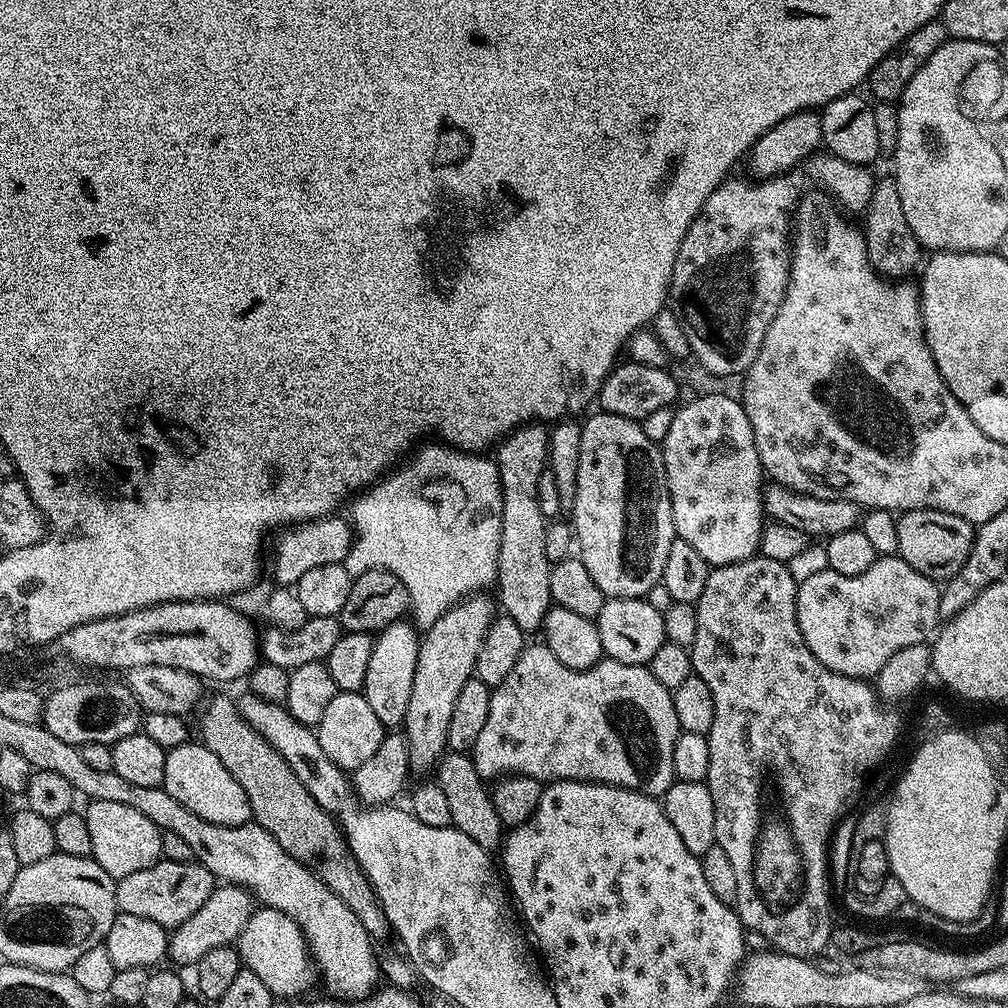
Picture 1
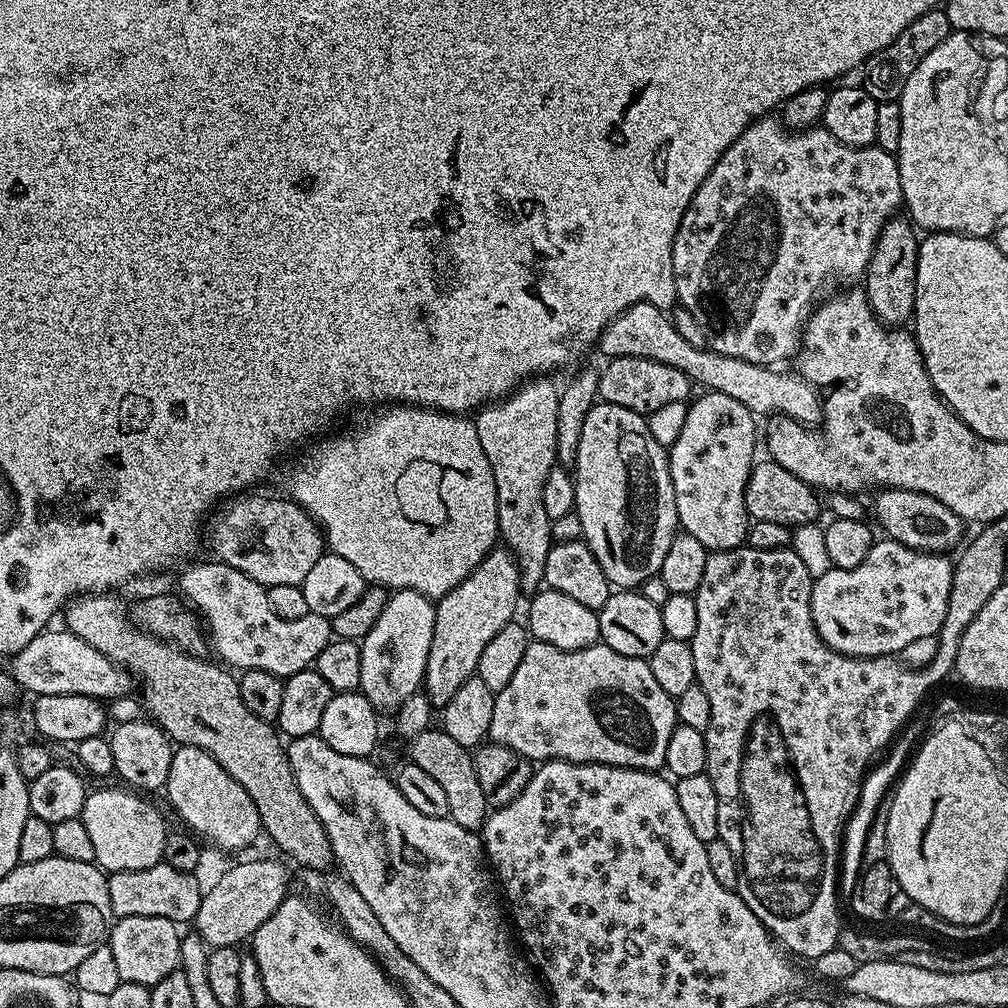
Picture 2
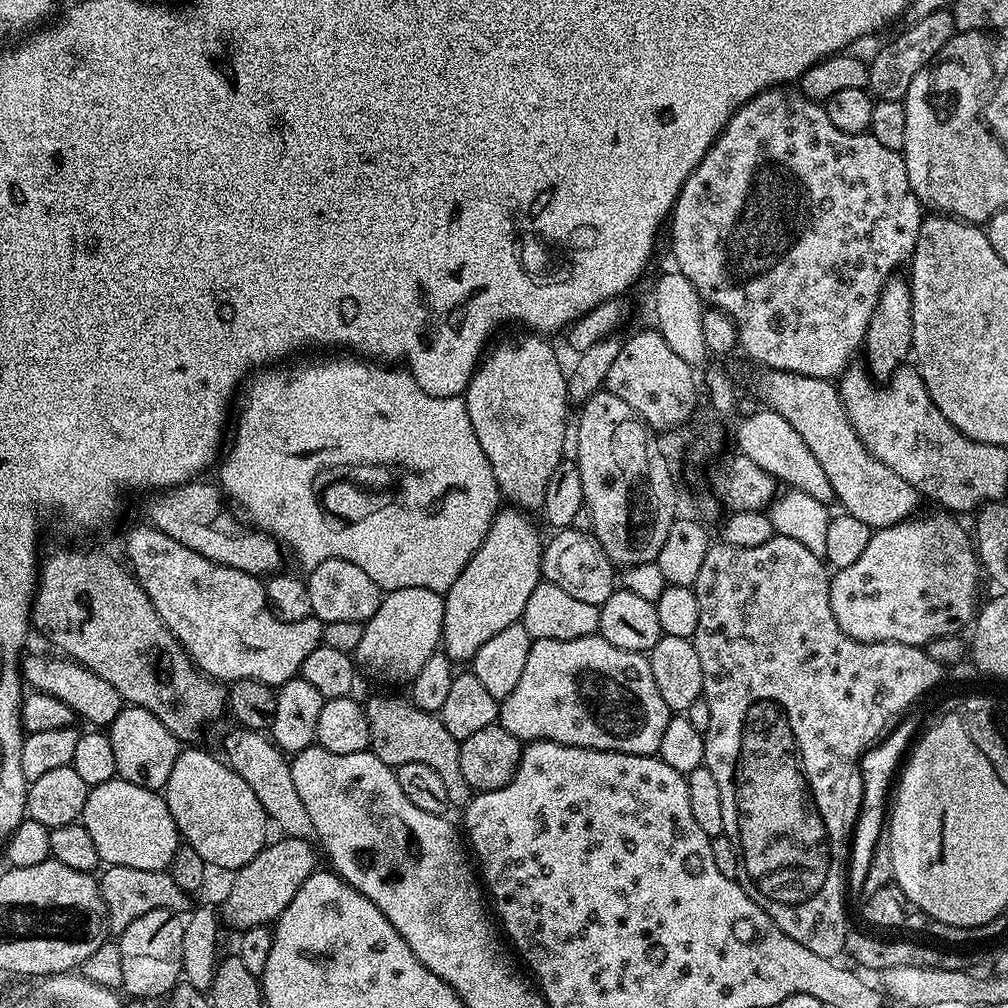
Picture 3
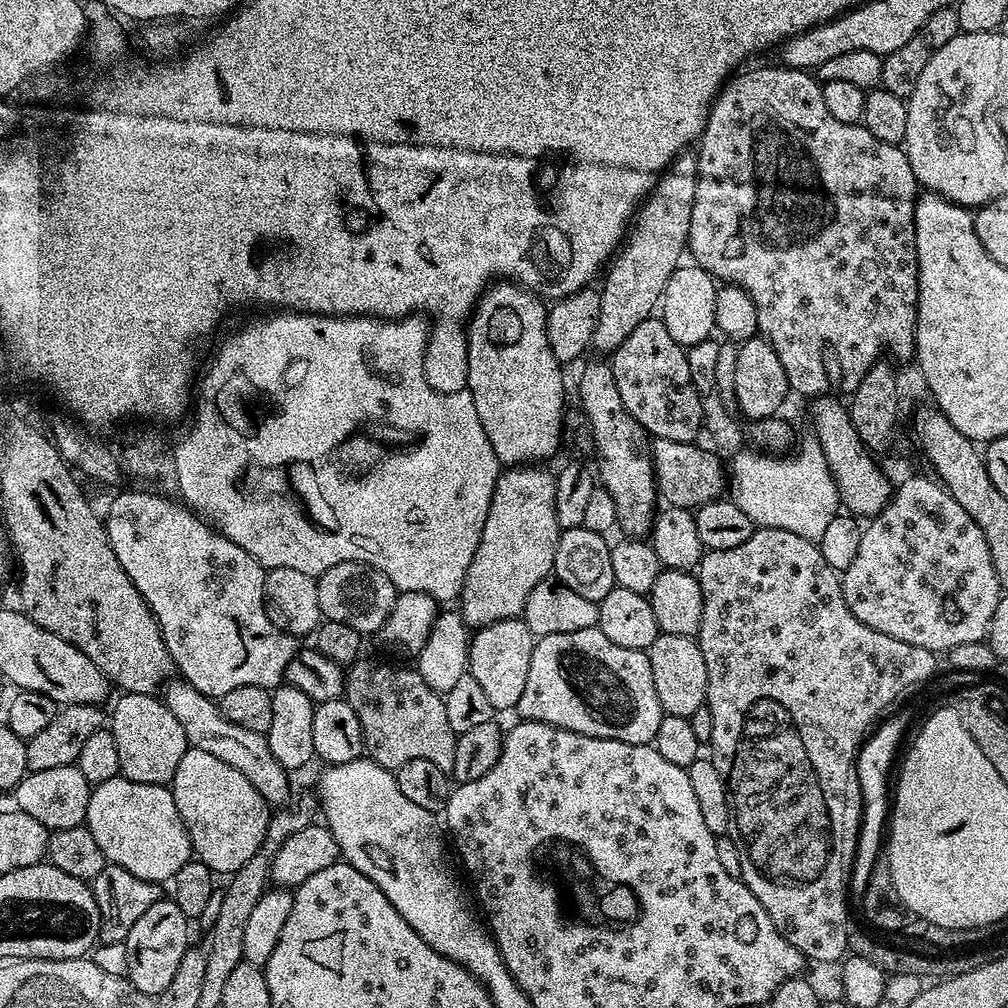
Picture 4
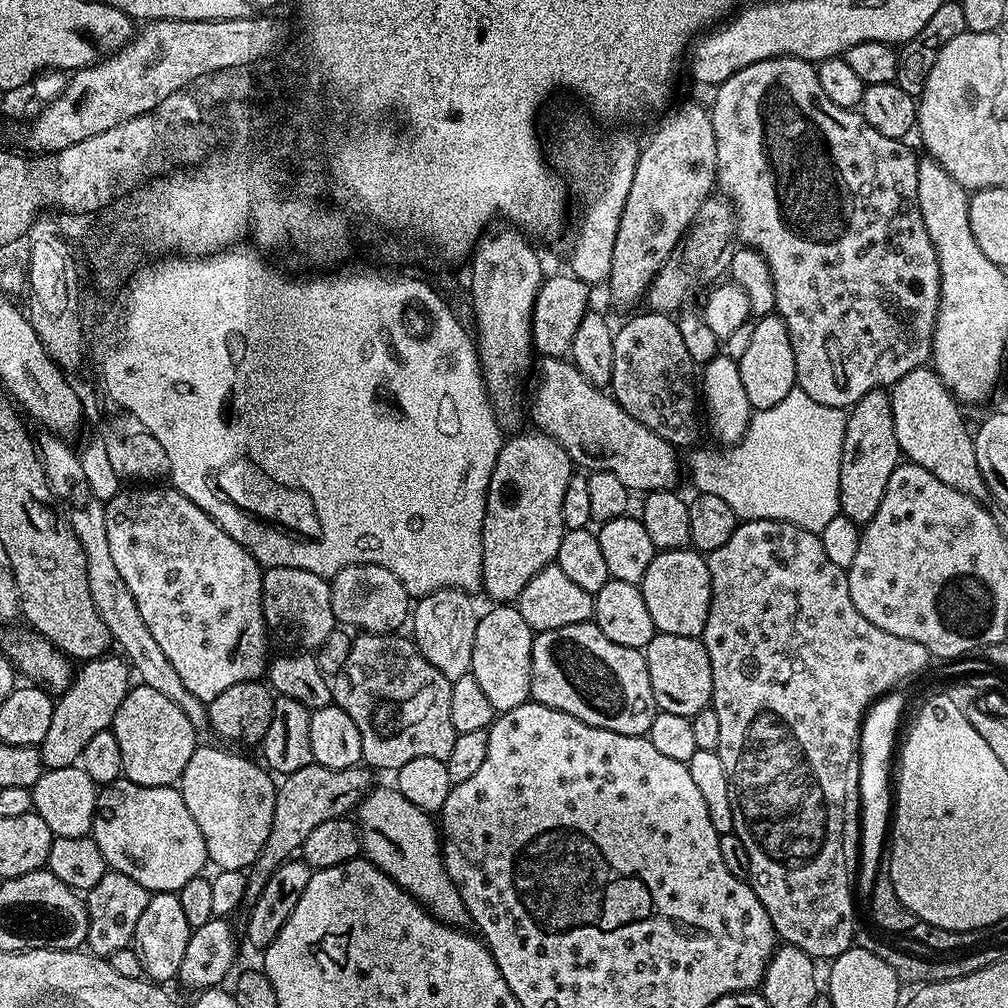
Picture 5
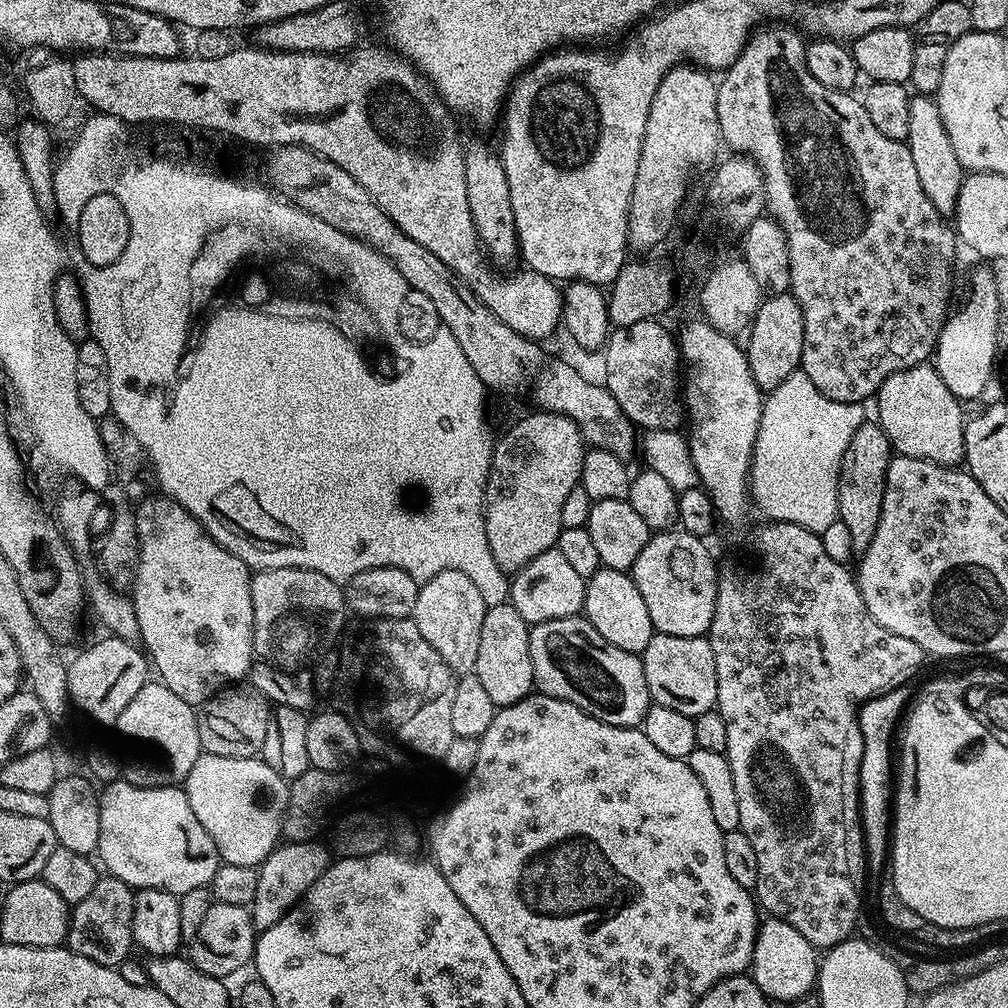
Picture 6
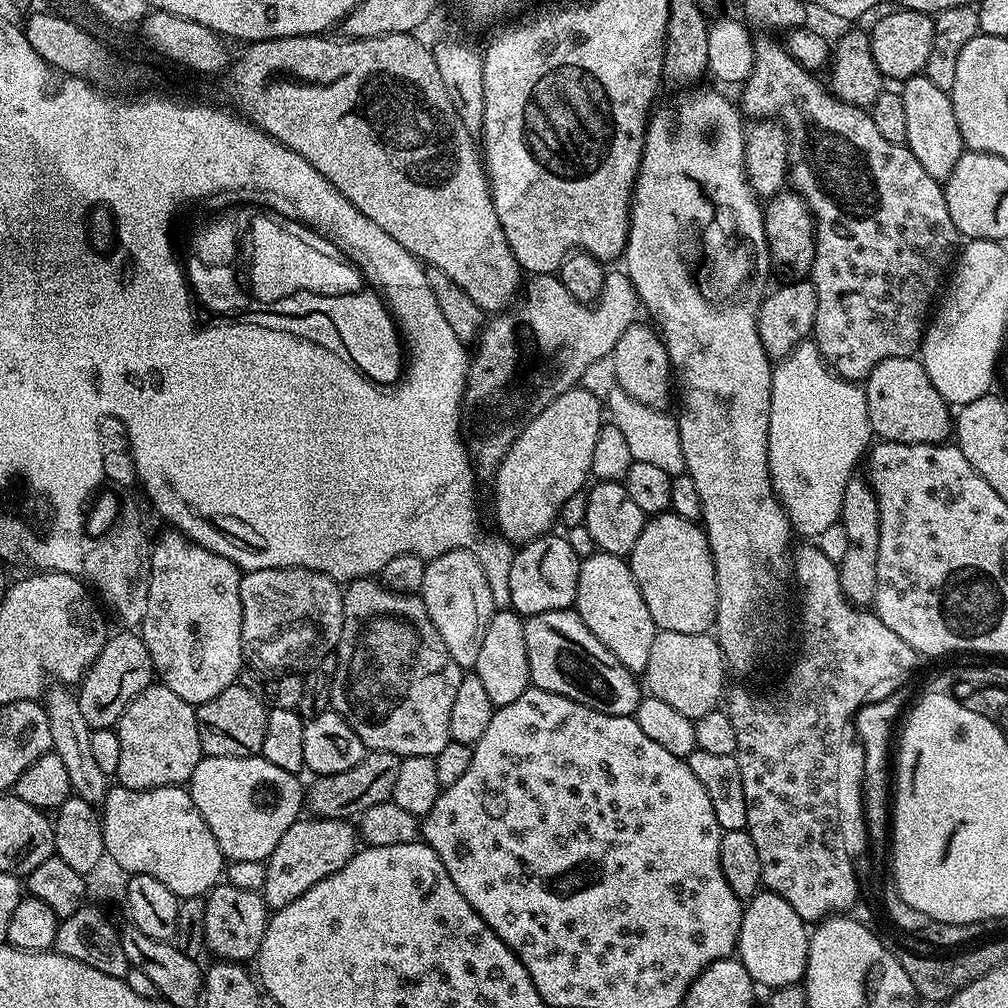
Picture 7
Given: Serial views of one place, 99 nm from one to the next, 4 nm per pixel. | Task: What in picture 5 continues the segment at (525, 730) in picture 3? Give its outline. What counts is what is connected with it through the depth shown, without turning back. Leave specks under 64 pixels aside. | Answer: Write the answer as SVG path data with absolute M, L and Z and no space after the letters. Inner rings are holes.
M589 622L535 633L532 641L531 699L542 706L550 706L554 710L574 714L574 718L582 718L582 722L590 726L614 730L618 734L645 735L650 730L650 722L658 711L654 702L654 690L650 686L650 674L644 676L644 672L628 672L624 664L646 664L646 658L643 652L636 656L641 649L618 646L618 642L610 642L606 634L596 636L598 628L597 624ZM580 632L592 632L592 636L584 636L584 640L580 640ZM556 640L580 640L584 648L592 644L592 648L600 648L600 652L608 648L608 656L604 656L604 660L608 660L612 668L596 668L596 688L588 688L588 708L580 704L580 696L576 696L576 692L572 692L572 688L564 684L564 676L560 676L560 672L556 672L556 664L552 664L552 644L556 644Z

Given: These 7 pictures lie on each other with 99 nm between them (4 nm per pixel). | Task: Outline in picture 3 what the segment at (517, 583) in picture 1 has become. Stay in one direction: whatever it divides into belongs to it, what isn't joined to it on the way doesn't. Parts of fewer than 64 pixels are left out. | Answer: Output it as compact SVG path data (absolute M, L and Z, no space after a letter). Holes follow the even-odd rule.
M524 335L528 336L508 336L497 344L495 341L485 351L476 366L476 373L470 378L468 389L462 394L462 399L466 406L466 414L470 414L470 426L474 426L474 434L478 434L482 454L490 458L490 470L494 470L501 497L509 505L525 513L535 514L534 512L539 513L543 509L550 474L558 470L561 460L566 456L564 439L567 436L569 439L570 436L570 401L566 368L560 365L555 350L544 341L547 339L543 335Z

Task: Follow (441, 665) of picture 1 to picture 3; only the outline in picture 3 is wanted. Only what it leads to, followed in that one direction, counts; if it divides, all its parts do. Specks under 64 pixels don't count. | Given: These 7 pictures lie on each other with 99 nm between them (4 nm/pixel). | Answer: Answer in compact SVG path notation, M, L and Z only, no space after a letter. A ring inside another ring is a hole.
M514 506L501 507L474 558L466 562L454 586L443 593L444 621L440 639L443 655L449 660L472 661L474 654L478 654L494 634L523 621L526 602L530 594L534 594L534 586L542 583L540 563L544 557L544 544L531 520L527 513Z

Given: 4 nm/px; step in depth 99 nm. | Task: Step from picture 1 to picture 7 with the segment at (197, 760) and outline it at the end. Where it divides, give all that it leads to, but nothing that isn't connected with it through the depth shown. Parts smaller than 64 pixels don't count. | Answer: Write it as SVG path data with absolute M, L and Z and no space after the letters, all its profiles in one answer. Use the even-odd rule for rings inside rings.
M263 755L243 756L242 758L218 758L217 756L204 756L194 770L190 781L190 791L194 806L198 806L198 810L202 814L202 818L206 822L206 826L210 826L210 834L214 834L214 842L218 842L218 850L223 854L225 861L238 862L260 862L267 861L268 855L274 850L274 846L278 846L278 841L282 839L282 834L286 834L286 830L290 830L290 826L294 826L294 822L301 819L301 810L306 804L306 788L300 785L301 777L295 772L287 772L282 770L282 766L274 766L270 761L264 759Z

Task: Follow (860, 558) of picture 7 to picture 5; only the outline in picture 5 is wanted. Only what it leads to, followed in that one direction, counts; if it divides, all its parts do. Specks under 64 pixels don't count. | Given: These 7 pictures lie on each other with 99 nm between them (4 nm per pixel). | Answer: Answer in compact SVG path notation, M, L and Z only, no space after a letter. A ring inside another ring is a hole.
M875 388L866 394L847 413L846 434L842 442L842 458L840 459L840 511L846 518L861 526L870 522L874 514L878 514L878 506L882 506L882 494L886 494L886 482L890 482L890 474L902 463L902 453L898 446L898 434L894 434L894 410L892 397L884 388Z

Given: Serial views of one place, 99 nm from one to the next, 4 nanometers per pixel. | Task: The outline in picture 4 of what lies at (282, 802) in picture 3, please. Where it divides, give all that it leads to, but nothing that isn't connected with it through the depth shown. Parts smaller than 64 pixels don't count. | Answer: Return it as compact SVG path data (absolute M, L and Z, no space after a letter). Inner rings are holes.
M183 678L175 679L169 679L163 685L162 699L170 714L178 718L189 745L198 750L206 750L206 754L214 754L214 758L226 762L226 766L234 766L234 770L241 772L253 783L270 806L285 805L291 799L288 778L290 774L282 766L282 762L274 758L274 753L268 745L267 735L254 730L242 730L242 726L234 726L234 722L230 722L222 715L220 705L213 697L202 694Z

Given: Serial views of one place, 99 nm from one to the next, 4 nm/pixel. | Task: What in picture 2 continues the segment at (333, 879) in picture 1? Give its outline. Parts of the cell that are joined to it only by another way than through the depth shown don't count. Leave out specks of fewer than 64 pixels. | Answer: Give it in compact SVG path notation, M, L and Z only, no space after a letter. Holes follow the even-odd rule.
M116 594L77 596L68 601L63 616L68 623L65 624L67 631L82 638L82 642L90 642L94 650L104 654L113 664L126 666L138 677L147 715L169 740L210 754L210 758L214 758L214 762L250 794L254 806L258 806L263 835L268 835L293 865L313 868L319 874L327 873L333 867L330 838L318 814L310 810L310 802L306 802L298 790L277 729L269 721L250 714L238 694L238 679L227 667L219 663L207 664L199 655L141 632L126 619L126 608L120 605Z

